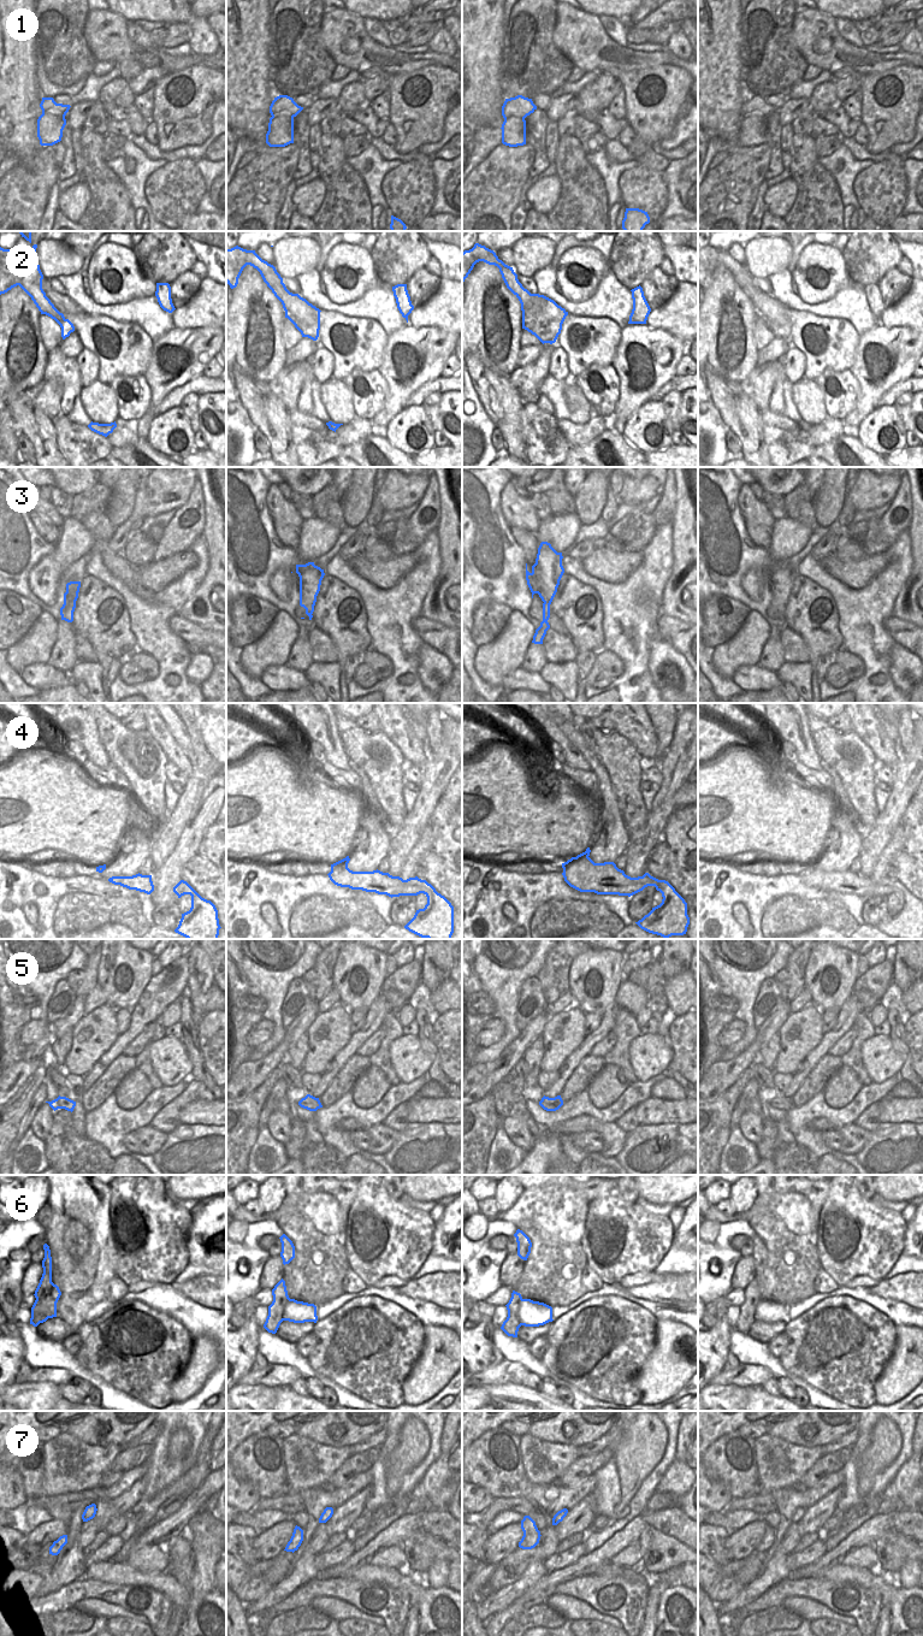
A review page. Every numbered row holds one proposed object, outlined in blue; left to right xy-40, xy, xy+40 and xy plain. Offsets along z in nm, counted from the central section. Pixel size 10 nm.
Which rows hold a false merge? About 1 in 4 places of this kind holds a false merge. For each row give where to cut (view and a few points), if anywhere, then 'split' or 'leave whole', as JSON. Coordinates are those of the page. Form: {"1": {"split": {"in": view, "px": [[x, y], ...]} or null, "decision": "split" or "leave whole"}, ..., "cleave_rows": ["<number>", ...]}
{"1": {"split": {"in": "xy-40", "px": [[42, 112], [60, 113], [64, 117]]}, "decision": "split"}, "2": {"split": {"in": "xy", "px": [[297, 294], [283, 294], [279, 297]]}, "decision": "split"}, "3": {"split": null, "decision": "leave whole"}, "4": {"split": null, "decision": "leave whole"}, "5": {"split": null, "decision": "leave whole"}, "6": {"split": {"in": "xy", "px": [[290, 1299], [282, 1313], [277, 1311], [273, 1316], [268, 1316]]}, "decision": "split"}, "7": {"split": null, "decision": "leave whole"}, "cleave_rows": ["1", "2", "6"]}

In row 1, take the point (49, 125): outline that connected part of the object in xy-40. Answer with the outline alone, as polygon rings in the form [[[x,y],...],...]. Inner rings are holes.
[[[52,112],[42,113],[37,119],[37,137],[41,146],[53,146],[61,141],[66,119]]]

